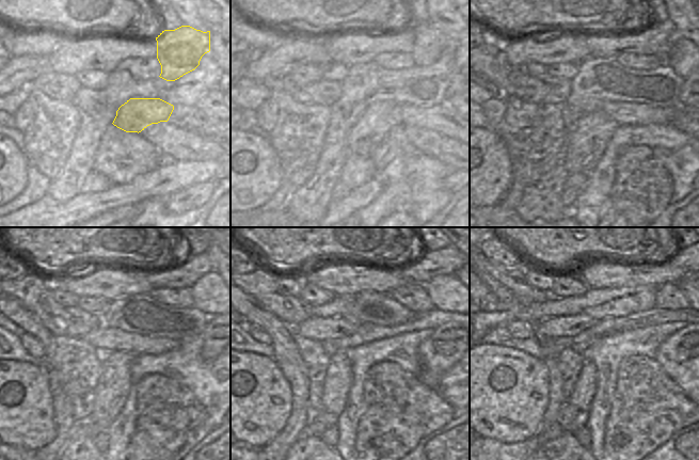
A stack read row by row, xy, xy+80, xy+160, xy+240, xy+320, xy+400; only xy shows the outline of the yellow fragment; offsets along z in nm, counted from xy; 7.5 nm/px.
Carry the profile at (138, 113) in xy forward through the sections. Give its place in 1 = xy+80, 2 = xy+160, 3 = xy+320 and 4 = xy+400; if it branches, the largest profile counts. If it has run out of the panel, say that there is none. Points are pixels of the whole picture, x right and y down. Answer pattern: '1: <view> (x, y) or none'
1: xy+80 (377, 121)
2: xy+160 (590, 135)
3: xy+320 (339, 377)
4: xy+400 (573, 398)

